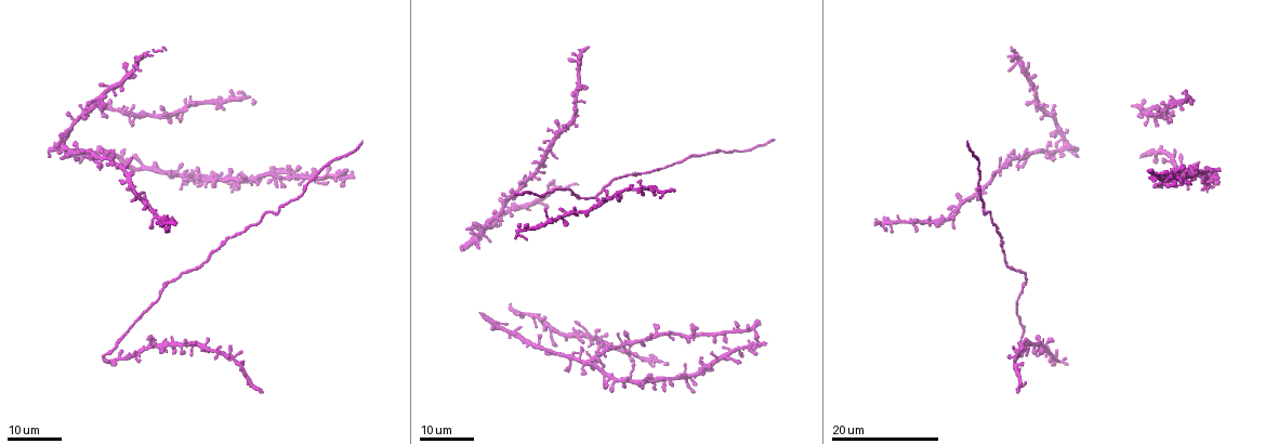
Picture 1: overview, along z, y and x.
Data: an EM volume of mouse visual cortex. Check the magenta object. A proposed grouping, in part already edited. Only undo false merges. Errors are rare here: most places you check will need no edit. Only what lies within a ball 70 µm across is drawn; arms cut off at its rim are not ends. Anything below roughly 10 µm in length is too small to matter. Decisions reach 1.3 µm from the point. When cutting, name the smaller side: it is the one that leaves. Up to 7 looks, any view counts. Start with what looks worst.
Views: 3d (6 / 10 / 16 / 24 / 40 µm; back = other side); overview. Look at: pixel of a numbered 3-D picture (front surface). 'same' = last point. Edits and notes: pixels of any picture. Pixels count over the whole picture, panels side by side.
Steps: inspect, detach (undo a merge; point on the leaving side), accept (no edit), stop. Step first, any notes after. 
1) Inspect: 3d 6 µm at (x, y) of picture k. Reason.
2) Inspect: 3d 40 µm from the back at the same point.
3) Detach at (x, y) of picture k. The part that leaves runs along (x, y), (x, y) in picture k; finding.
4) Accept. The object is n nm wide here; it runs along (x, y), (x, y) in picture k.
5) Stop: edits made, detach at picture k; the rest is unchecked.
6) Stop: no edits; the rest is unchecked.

Inspect: 3d 16 µm at (101, 160) of picture 1. Four or more arms meet.

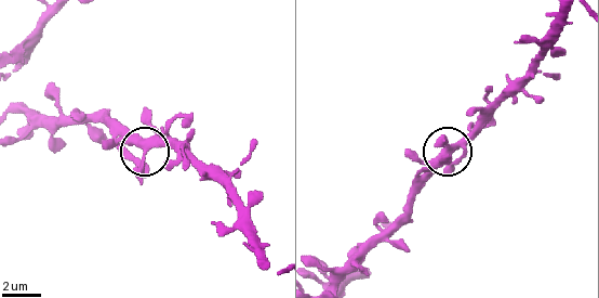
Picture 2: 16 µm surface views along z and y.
Inspect: 3d 10 µm at (450, 153) of picture 2. Closer look.

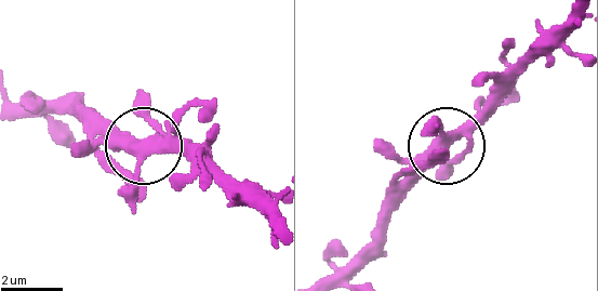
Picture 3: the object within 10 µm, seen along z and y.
Accept. 4 arms meet here; all the same neuron.

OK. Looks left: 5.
Inspect: 3d 24 µm at (210, 253) of picture 1.

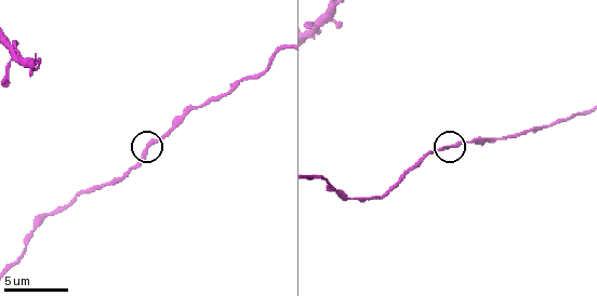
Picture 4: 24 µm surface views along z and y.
Inspect: 3d 6 µm at (454, 146) of picture 4.

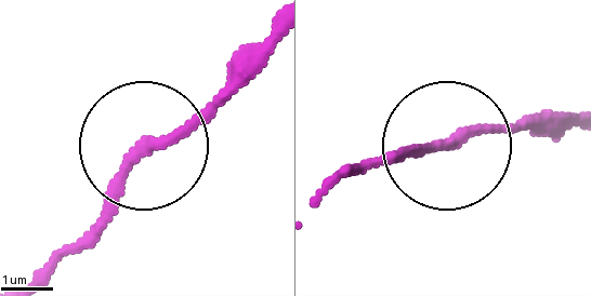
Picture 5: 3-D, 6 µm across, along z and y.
Accept. The side arm is 40 µm long; all the same neuron.

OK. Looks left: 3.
Inspect: 3d 16 µm at (564, 213) of picture 1. Side arm on a straight run.

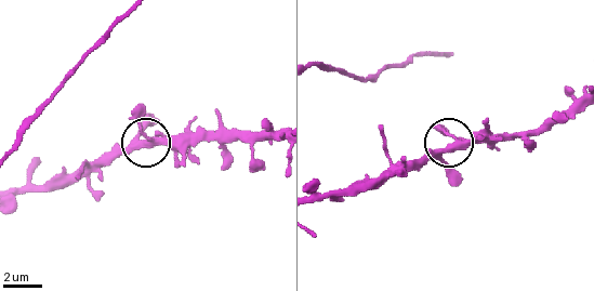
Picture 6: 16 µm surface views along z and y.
Inspect: 3d 10 µm at (458, 146) of picture 6.

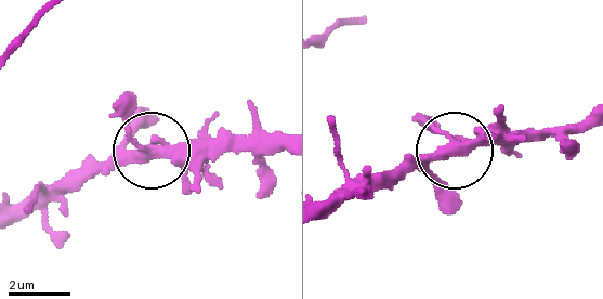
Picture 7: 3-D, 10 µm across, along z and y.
Accept. The object is 320 nm wide here; all the same neuron.

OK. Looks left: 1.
Stop: no edits; the rest is unchecked.

